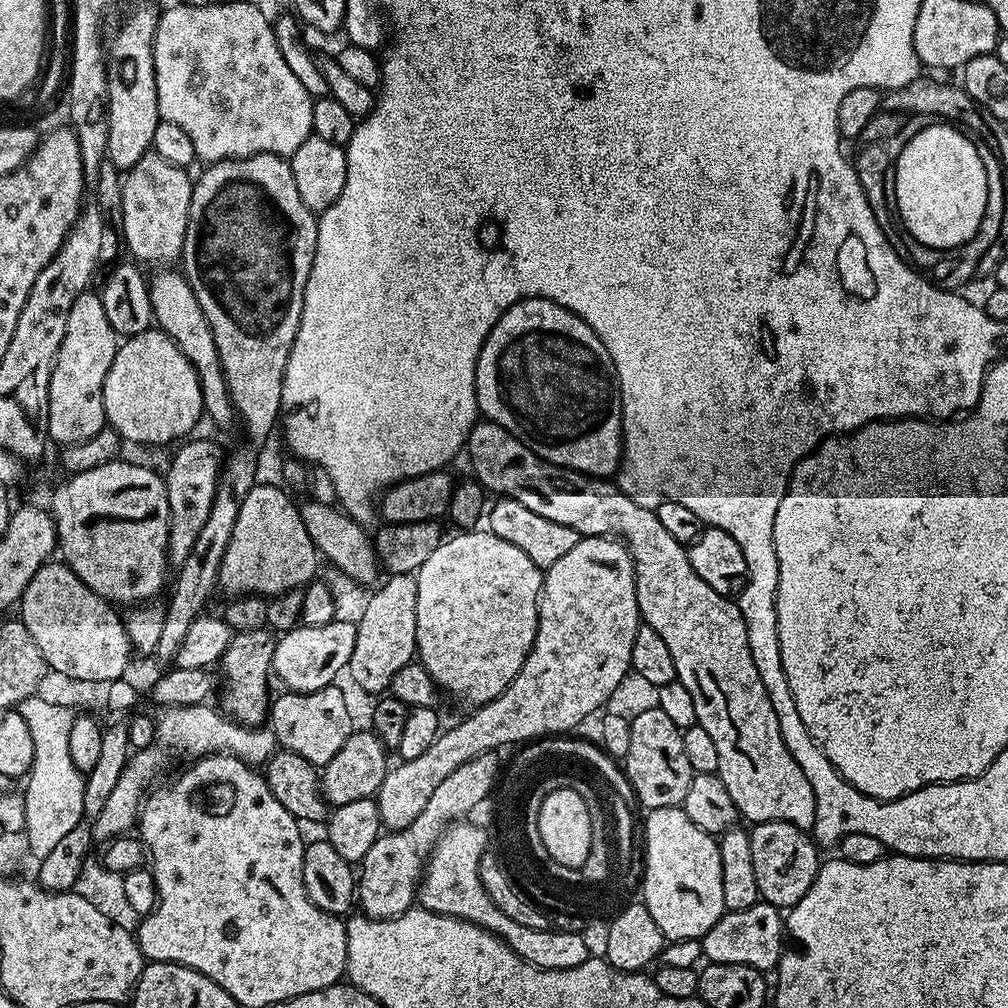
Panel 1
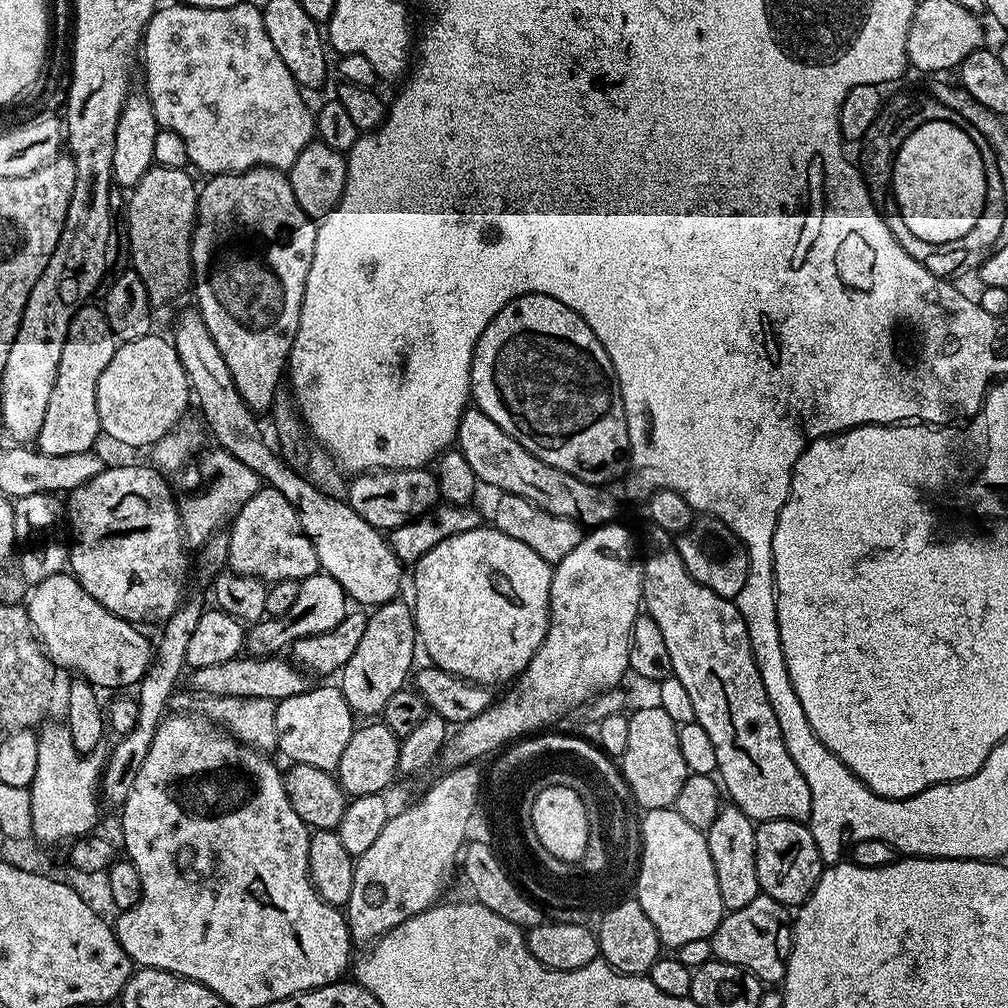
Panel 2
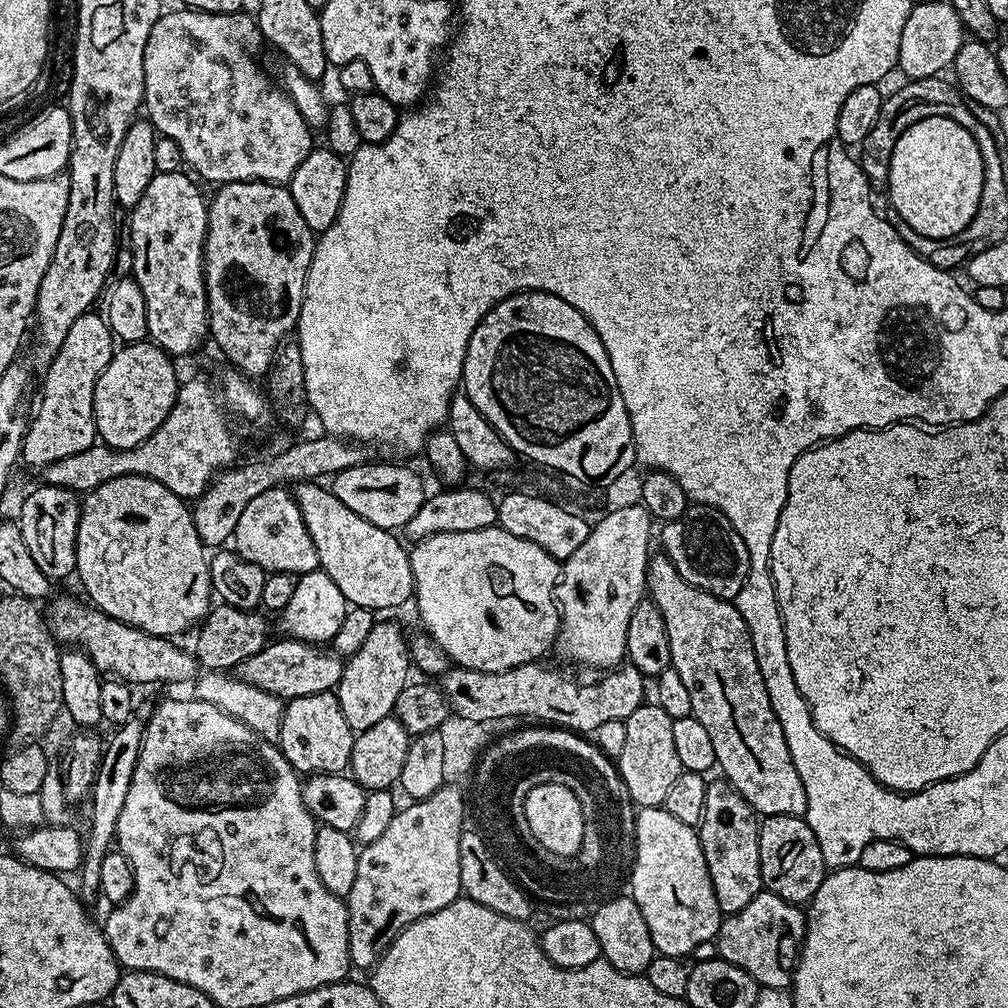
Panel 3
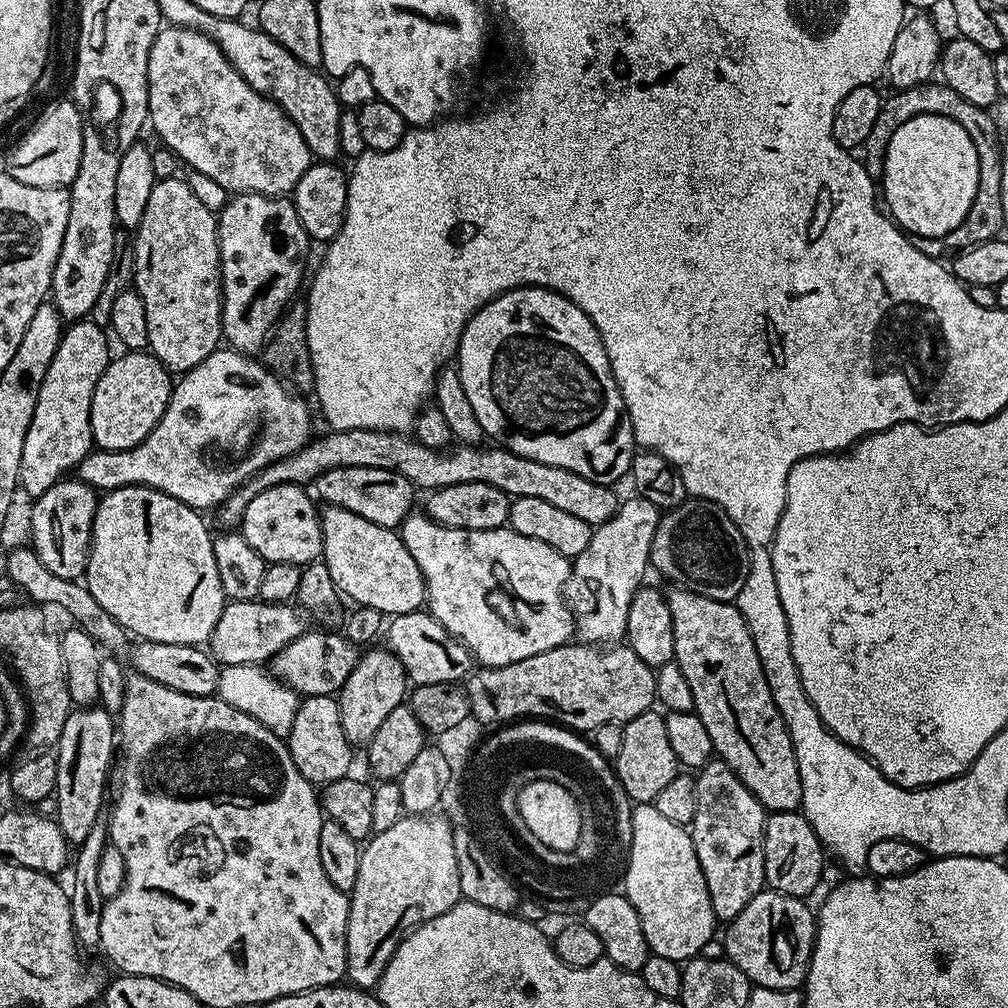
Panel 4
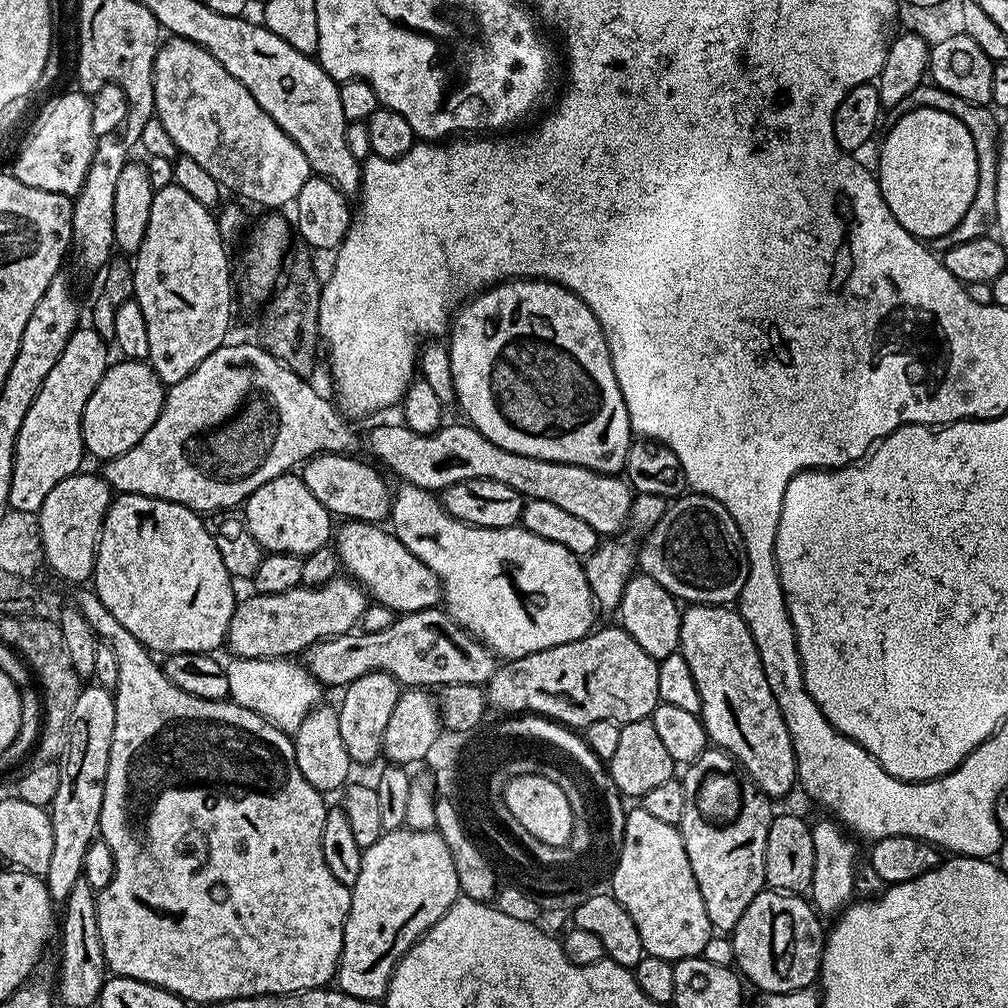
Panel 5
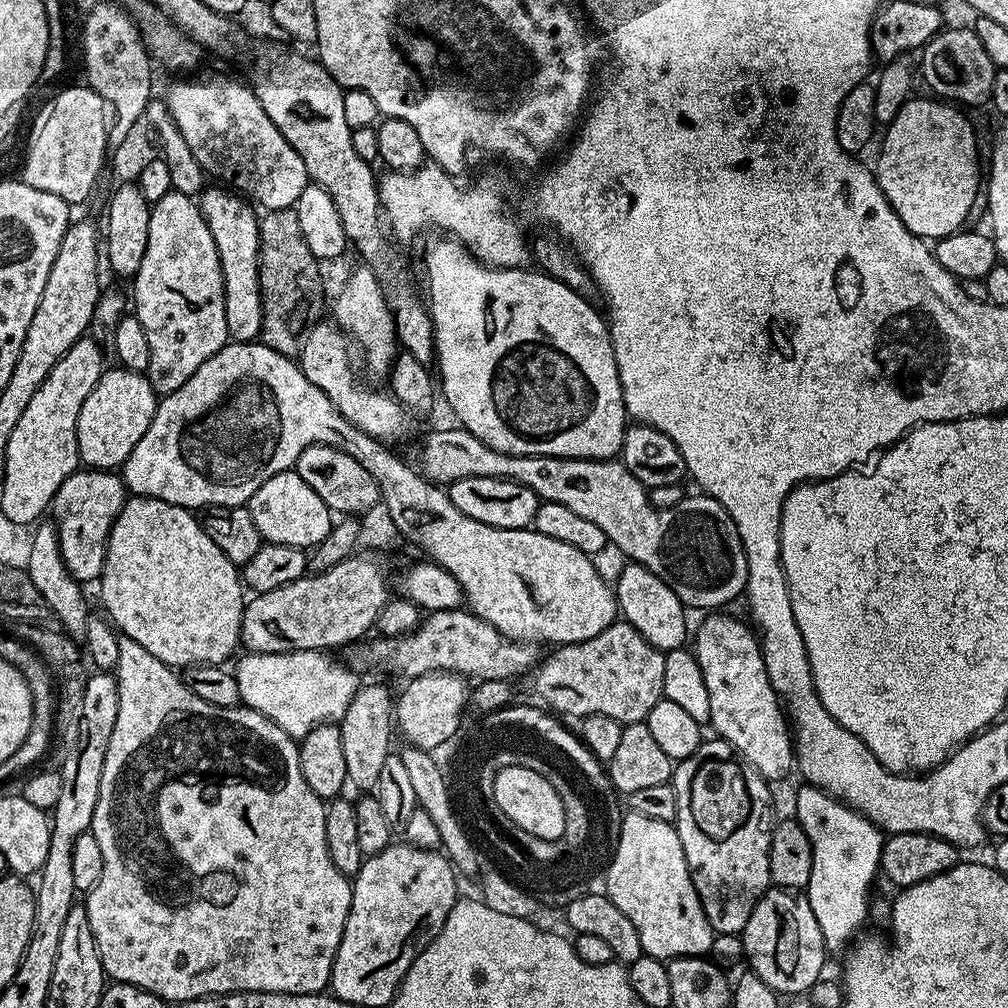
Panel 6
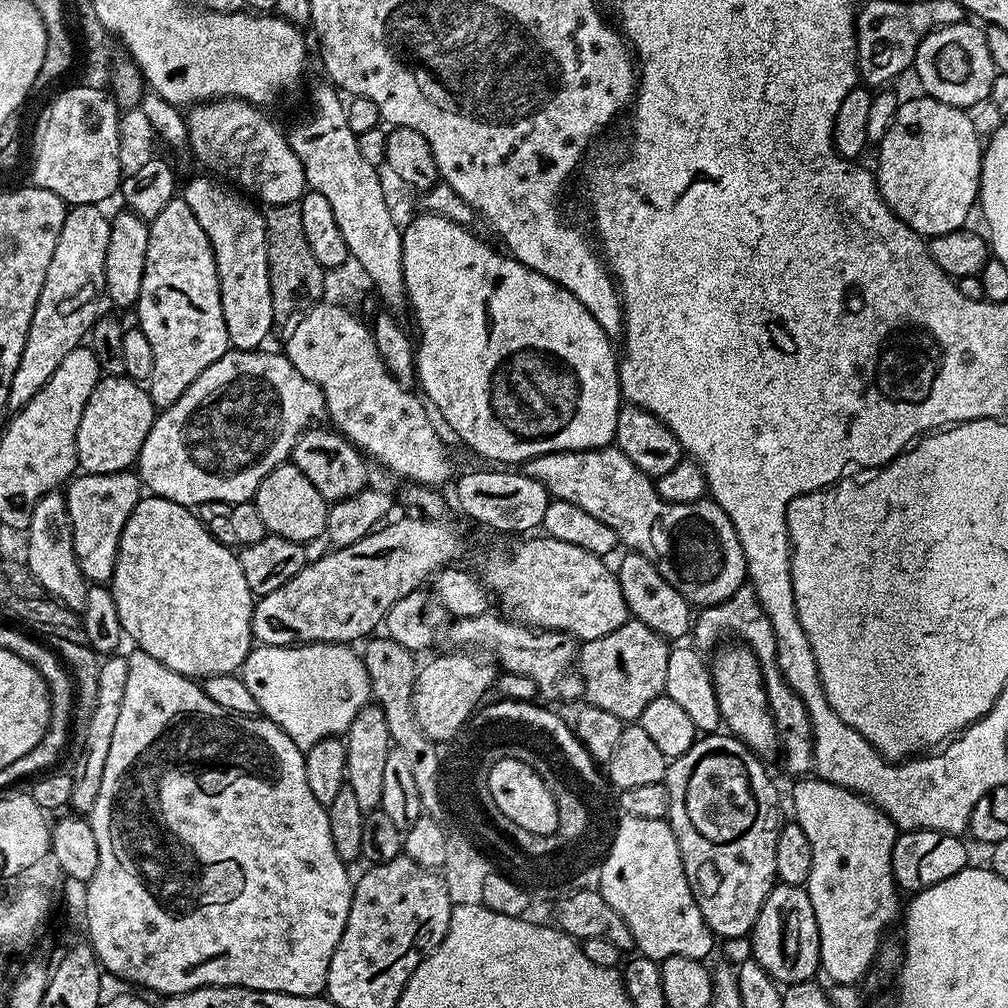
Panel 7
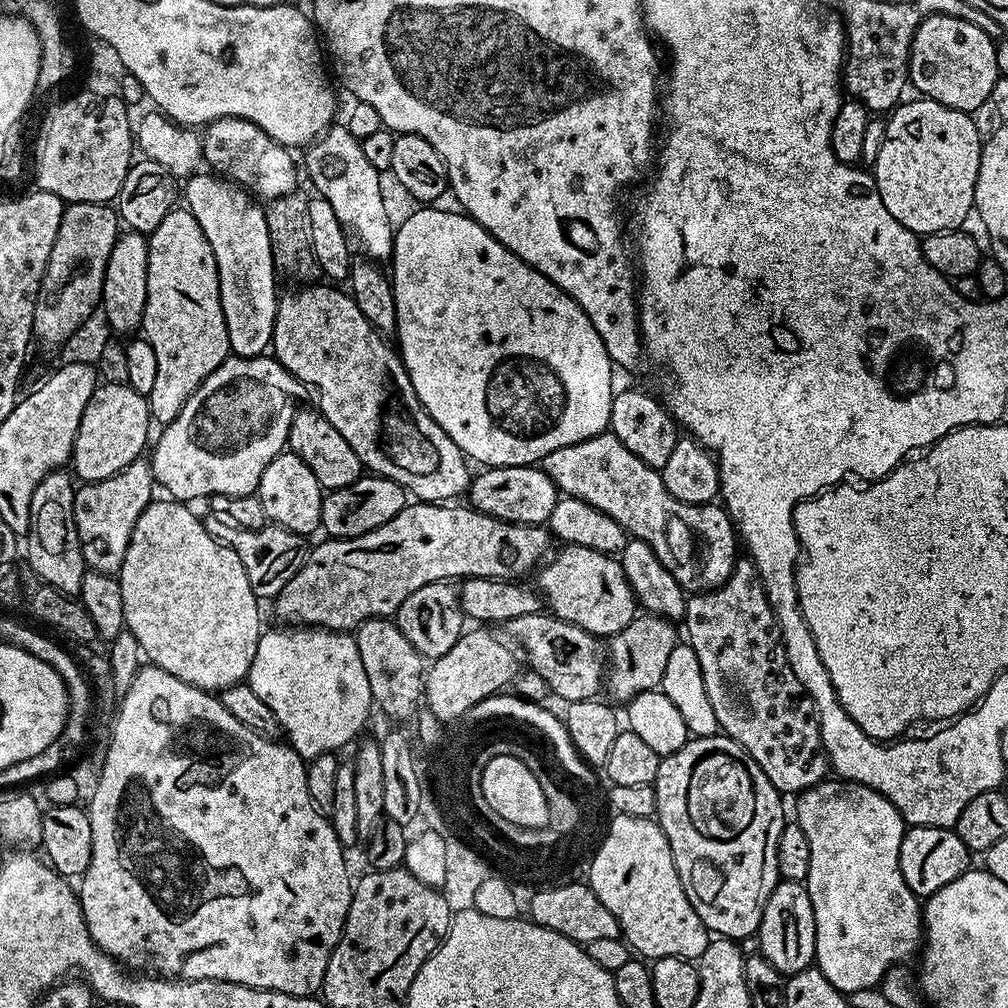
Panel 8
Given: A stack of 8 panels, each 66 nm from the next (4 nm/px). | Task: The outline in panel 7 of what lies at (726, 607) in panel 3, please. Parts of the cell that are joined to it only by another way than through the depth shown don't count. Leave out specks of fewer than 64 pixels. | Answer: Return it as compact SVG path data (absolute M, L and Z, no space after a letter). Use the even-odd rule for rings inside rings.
M739 642L721 647L716 654L716 657L711 657L710 667L723 727L753 752L765 754L764 752L773 751L775 753L778 748L776 724L772 720L772 711L768 708L764 675L760 672L760 664L756 656Z

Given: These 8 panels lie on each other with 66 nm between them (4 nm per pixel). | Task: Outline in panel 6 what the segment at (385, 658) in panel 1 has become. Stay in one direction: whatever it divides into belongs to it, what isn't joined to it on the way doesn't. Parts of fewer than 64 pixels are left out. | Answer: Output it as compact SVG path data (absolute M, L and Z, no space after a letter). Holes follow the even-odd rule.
M368 684L357 688L350 706L346 710L344 717L338 721L340 733L342 734L342 751L346 757L346 774L348 784L351 787L364 788L360 790L375 789L378 782L378 774L382 774L382 765L386 763L386 758L393 751L392 732L394 736L394 696L388 693L380 684Z

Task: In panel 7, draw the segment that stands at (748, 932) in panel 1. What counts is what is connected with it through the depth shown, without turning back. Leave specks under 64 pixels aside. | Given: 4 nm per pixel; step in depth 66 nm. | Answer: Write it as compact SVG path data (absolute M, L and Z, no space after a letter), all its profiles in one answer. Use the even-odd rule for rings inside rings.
M777 883L766 898L750 933L752 954L781 986L811 980L820 968L820 935L807 887Z

